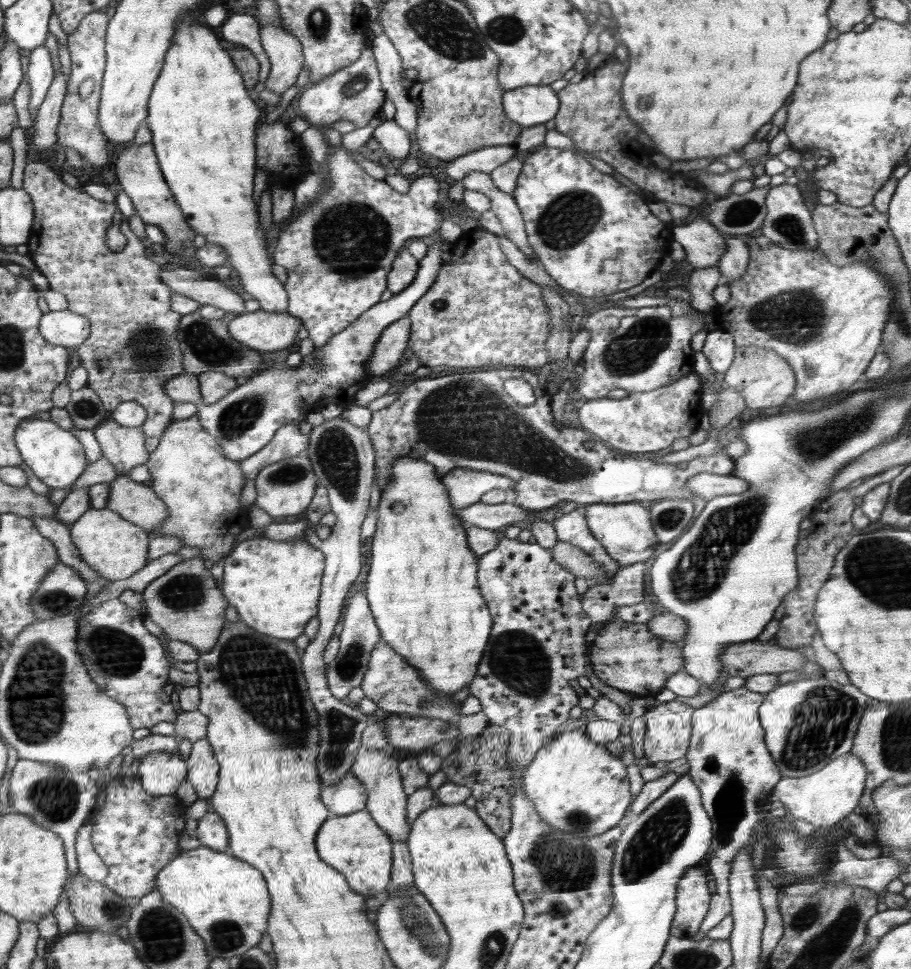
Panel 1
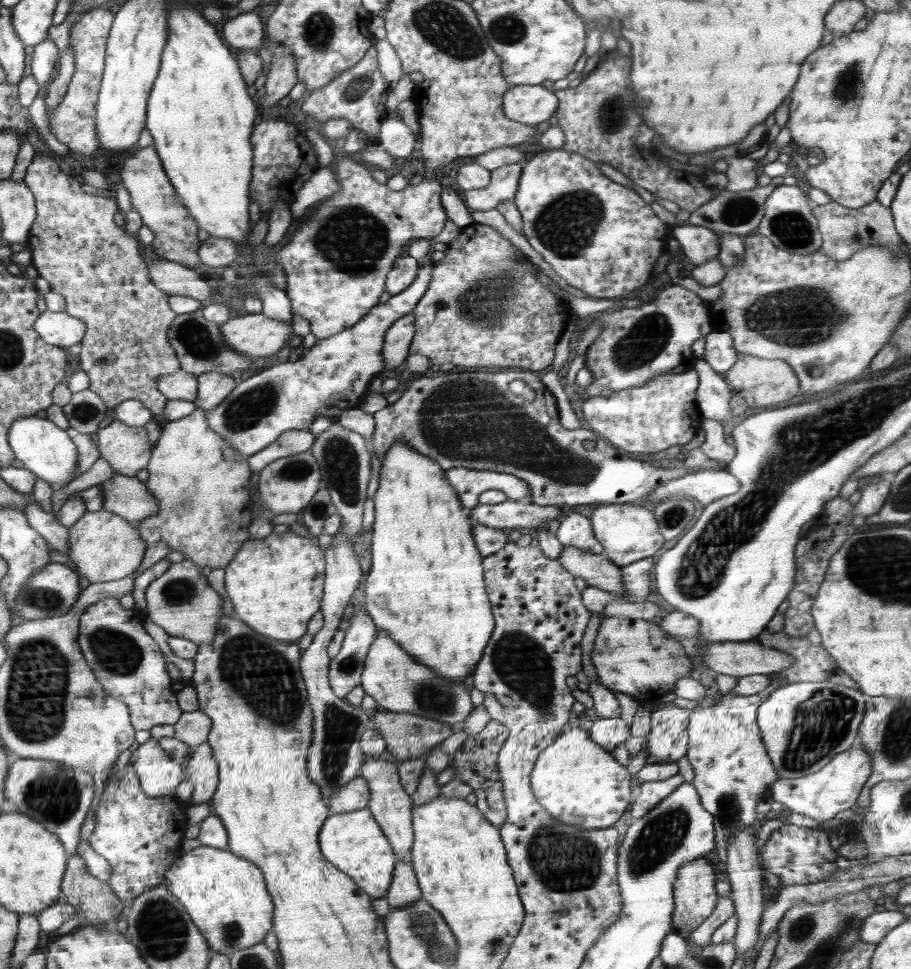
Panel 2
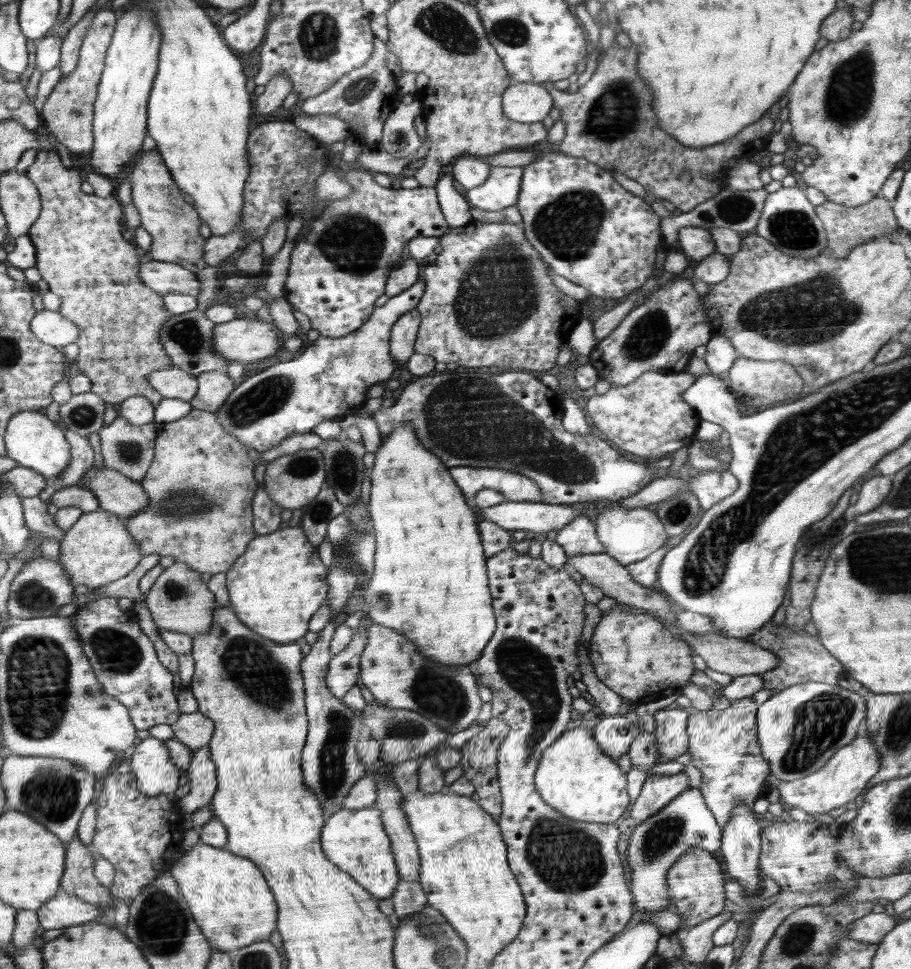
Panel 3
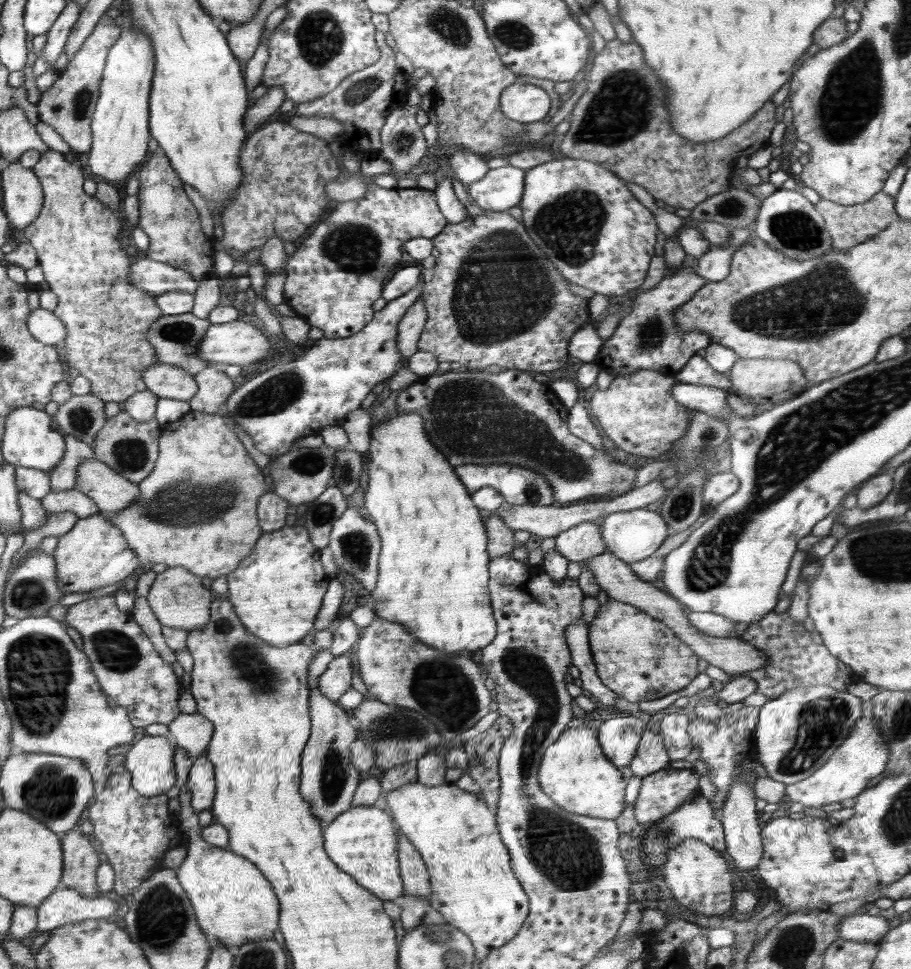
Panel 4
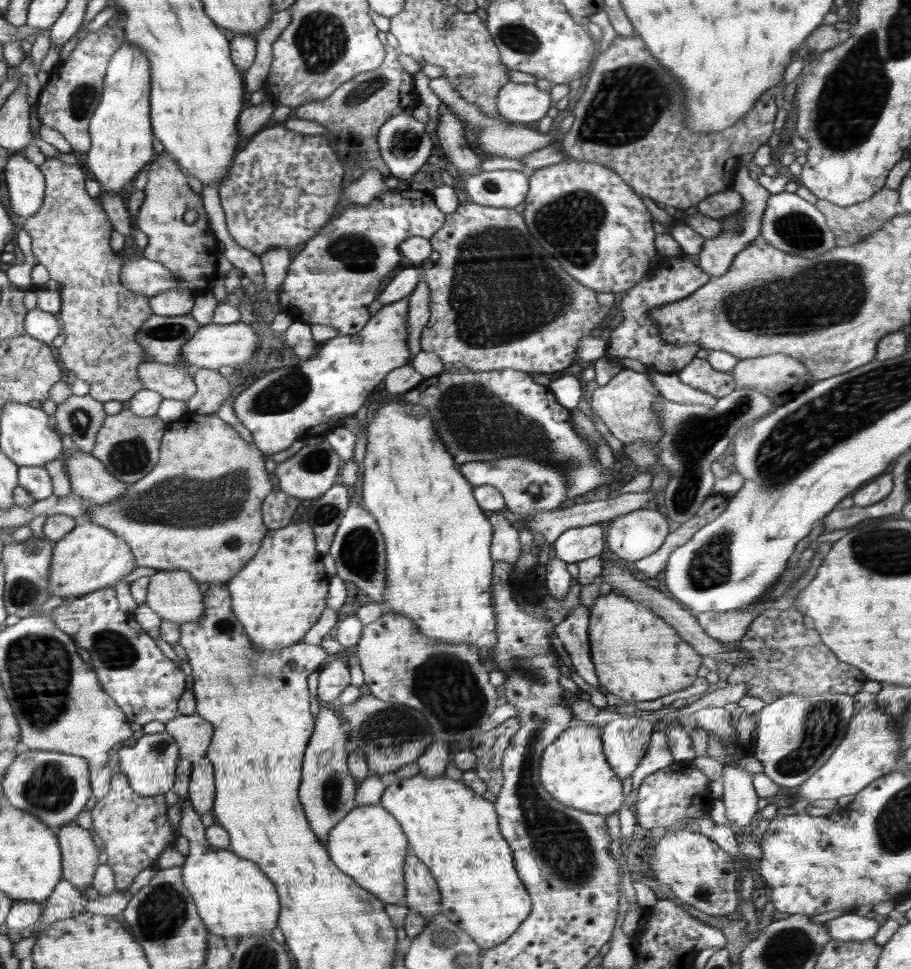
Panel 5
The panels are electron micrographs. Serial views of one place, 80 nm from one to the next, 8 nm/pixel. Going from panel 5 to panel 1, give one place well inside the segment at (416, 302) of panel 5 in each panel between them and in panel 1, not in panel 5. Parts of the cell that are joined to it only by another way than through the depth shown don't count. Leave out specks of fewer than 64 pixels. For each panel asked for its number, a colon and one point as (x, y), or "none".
1: (387, 353)
2: (398, 339)
3: (405, 332)
4: (411, 328)

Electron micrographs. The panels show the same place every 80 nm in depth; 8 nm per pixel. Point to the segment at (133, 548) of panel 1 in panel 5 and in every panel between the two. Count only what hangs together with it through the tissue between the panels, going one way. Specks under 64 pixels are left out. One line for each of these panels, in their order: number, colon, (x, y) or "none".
2: (104, 546)
3: (97, 550)
4: (94, 554)
5: (91, 557)

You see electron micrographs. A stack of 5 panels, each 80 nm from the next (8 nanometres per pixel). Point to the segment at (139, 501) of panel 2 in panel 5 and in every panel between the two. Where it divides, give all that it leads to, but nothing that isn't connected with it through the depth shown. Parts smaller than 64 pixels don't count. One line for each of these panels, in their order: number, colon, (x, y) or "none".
3: (116, 493)
4: (110, 492)
5: (89, 479)

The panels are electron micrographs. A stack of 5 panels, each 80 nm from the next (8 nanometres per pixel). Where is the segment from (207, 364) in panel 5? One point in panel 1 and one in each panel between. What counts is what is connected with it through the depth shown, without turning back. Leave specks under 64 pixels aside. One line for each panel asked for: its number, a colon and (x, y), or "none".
1: (262, 331)
2: (254, 335)
3: (246, 340)
4: (237, 342)

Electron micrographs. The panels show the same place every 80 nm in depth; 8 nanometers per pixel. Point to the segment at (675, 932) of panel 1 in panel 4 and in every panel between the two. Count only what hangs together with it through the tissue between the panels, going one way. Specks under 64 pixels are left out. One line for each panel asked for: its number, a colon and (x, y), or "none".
2: (695, 898)
3: (695, 881)
4: (698, 876)

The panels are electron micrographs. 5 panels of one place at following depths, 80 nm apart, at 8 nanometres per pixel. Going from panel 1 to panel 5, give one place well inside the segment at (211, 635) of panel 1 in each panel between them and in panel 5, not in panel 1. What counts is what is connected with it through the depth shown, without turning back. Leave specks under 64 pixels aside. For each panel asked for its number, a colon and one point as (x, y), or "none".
2: (180, 601)
3: (179, 601)
4: (177, 599)
5: (174, 596)

